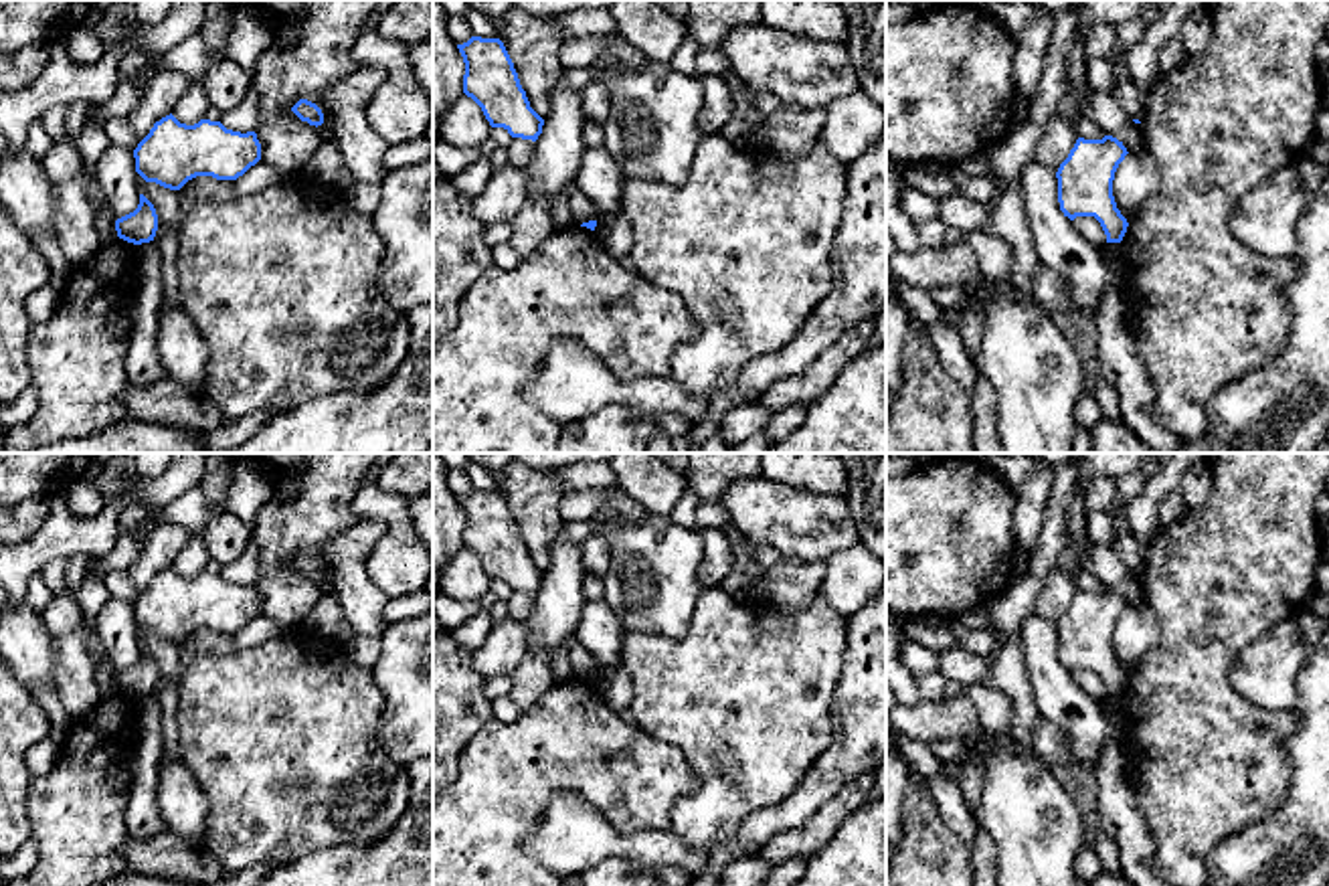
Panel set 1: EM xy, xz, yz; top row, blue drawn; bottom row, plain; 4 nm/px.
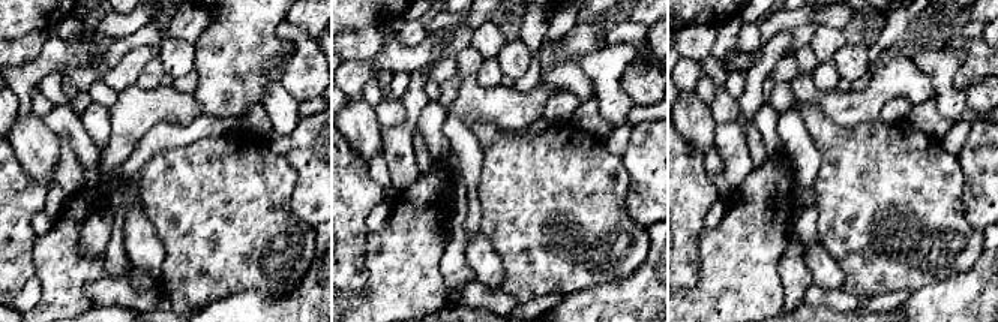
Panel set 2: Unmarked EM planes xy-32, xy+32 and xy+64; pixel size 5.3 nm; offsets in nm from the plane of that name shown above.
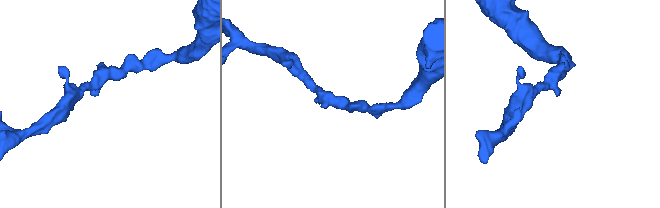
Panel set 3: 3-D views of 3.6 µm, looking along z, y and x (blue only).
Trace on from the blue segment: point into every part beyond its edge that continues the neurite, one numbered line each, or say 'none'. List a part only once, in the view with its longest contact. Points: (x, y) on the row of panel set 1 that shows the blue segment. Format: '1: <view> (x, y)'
none

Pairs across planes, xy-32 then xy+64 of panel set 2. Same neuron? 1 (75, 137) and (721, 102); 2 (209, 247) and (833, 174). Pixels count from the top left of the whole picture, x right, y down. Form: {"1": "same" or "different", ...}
{"1": "same", "2": "same"}

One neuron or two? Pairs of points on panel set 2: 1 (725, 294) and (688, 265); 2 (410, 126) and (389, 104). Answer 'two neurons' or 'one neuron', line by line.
1: two neurons
2: two neurons

